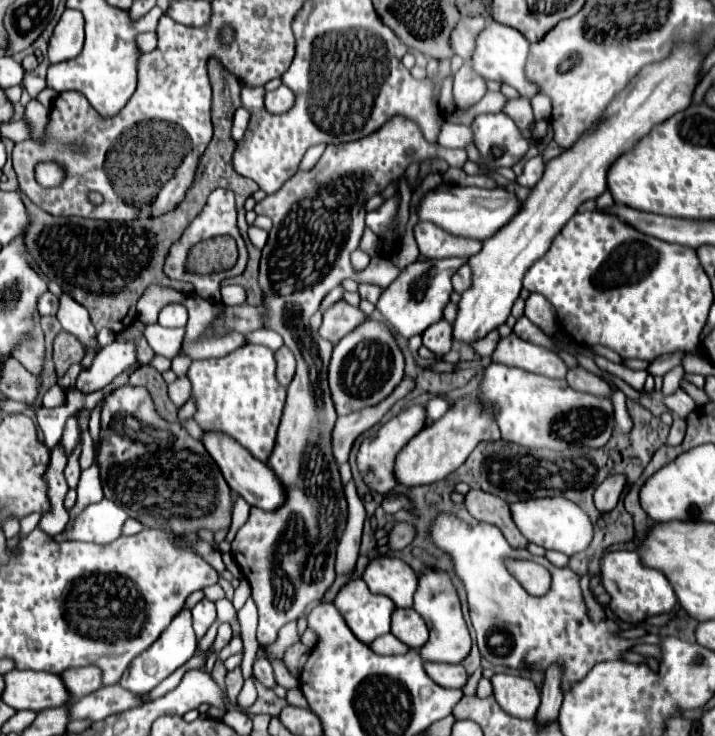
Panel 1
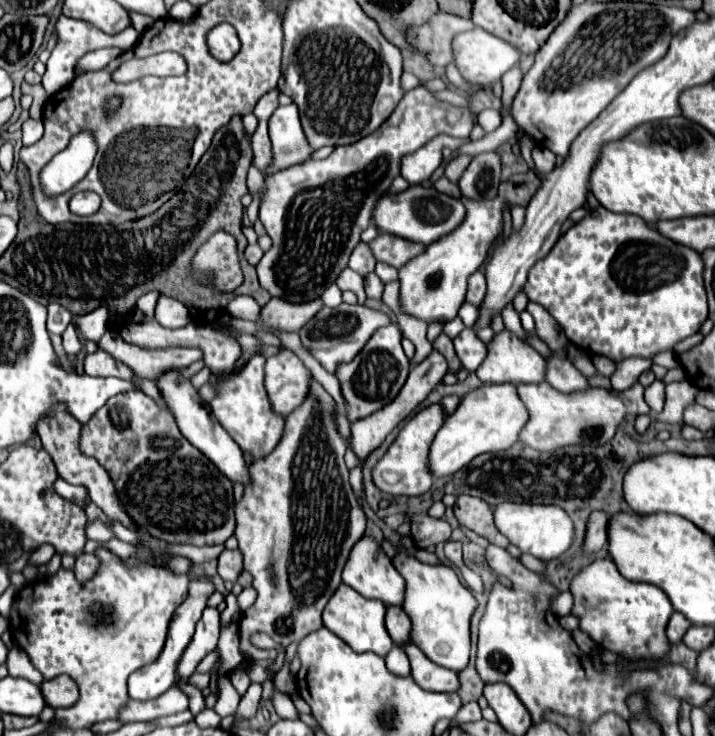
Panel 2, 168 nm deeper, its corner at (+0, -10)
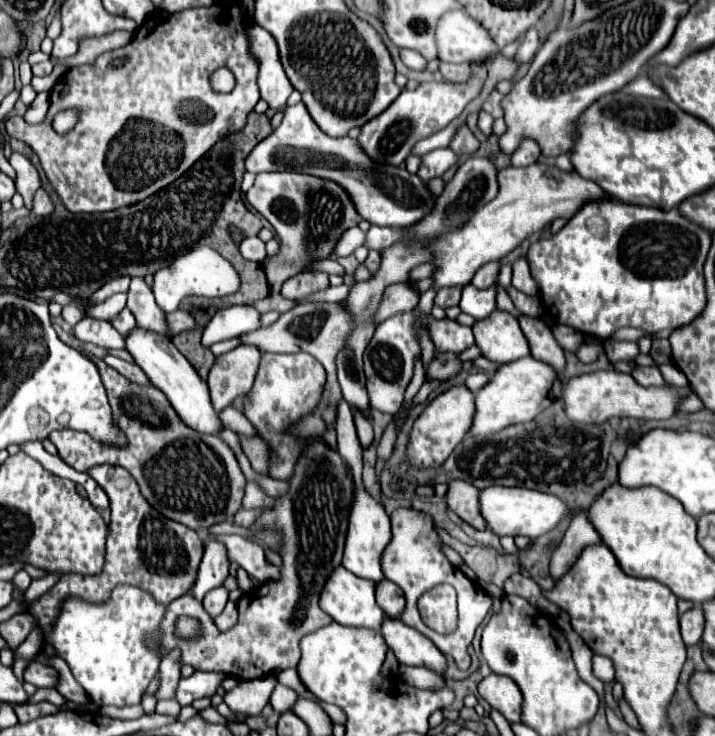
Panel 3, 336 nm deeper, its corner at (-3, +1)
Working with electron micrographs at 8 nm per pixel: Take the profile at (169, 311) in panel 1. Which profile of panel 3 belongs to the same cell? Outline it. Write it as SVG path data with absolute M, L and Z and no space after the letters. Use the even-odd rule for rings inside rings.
M198 247L198 249L192 249L190 253L184 253L182 257L178 257L174 261L174 265L170 265L168 269L160 269L154 275L152 291L154 291L158 307L164 313L172 313L178 309L180 301L188 295L205 295L207 298L224 297L224 295L234 293L238 289L238 285L240 285L238 273L222 255L218 255L210 247Z

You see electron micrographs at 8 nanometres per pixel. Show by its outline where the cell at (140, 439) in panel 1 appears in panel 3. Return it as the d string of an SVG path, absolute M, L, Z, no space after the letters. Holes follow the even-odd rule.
M96 361L96 365L108 391L114 425L124 431L126 445L110 447L84 435L84 431L64 429L48 437L56 445L58 455L76 471L88 471L100 463L124 467L136 479L144 499L158 513L196 533L206 533L216 523L232 521L240 509L246 479L230 447L220 437L202 435L186 427L166 401L166 395L154 385L136 385L116 369L102 365L102 361Z

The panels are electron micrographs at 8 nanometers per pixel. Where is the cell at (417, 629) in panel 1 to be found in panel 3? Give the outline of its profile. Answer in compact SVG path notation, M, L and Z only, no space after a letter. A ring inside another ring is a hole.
M388 579L380 581L376 589L378 589L378 605L382 605L382 611L386 613L386 617L398 619L402 615L402 609L406 607L402 589L398 589L398 585L394 585Z

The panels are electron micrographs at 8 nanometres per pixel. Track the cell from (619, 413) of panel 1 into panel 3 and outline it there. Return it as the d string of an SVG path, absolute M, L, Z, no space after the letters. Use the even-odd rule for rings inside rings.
M604 341L604 349L612 365L618 361L634 361L640 355L636 341Z

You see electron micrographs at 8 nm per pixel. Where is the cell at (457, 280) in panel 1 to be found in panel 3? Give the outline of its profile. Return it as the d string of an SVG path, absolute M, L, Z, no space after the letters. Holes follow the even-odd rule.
M498 263L482 265L482 267L476 271L476 275L474 275L474 279L472 279L472 285L474 285L474 287L478 287L478 289L488 289L488 287L496 281L498 269L500 269L500 265L498 265Z

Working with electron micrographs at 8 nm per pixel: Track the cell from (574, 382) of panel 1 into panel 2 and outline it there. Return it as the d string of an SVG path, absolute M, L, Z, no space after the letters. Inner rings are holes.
M551 352L547 358L545 380L561 392L577 392L577 390L589 388L587 378L563 354L557 354L557 352Z

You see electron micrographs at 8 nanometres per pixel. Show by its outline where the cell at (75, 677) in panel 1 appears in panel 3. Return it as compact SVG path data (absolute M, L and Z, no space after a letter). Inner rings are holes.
M34 661L28 665L28 669L24 671L24 681L36 685L36 687L48 687L54 689L58 685L58 671L48 667L48 665L34 665Z

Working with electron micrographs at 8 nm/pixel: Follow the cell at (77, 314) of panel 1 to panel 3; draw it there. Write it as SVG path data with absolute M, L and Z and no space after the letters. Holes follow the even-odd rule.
M108 355L106 359L102 359L106 365L110 365L110 367L114 367L120 375L124 375L126 379L130 379L132 383L144 383L144 385L148 385L150 381L148 381L148 377L142 373L142 369L138 367L138 365L132 365L132 363L126 363L126 361L122 361L122 359L118 359L118 357L112 357L112 355Z

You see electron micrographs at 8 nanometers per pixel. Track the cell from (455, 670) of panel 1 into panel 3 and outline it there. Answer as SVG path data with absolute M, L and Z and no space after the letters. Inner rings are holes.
M386 619L386 625L382 625L382 637L402 665L426 667L442 677L446 675L448 661L444 653L440 653L426 635L404 625L400 619Z

